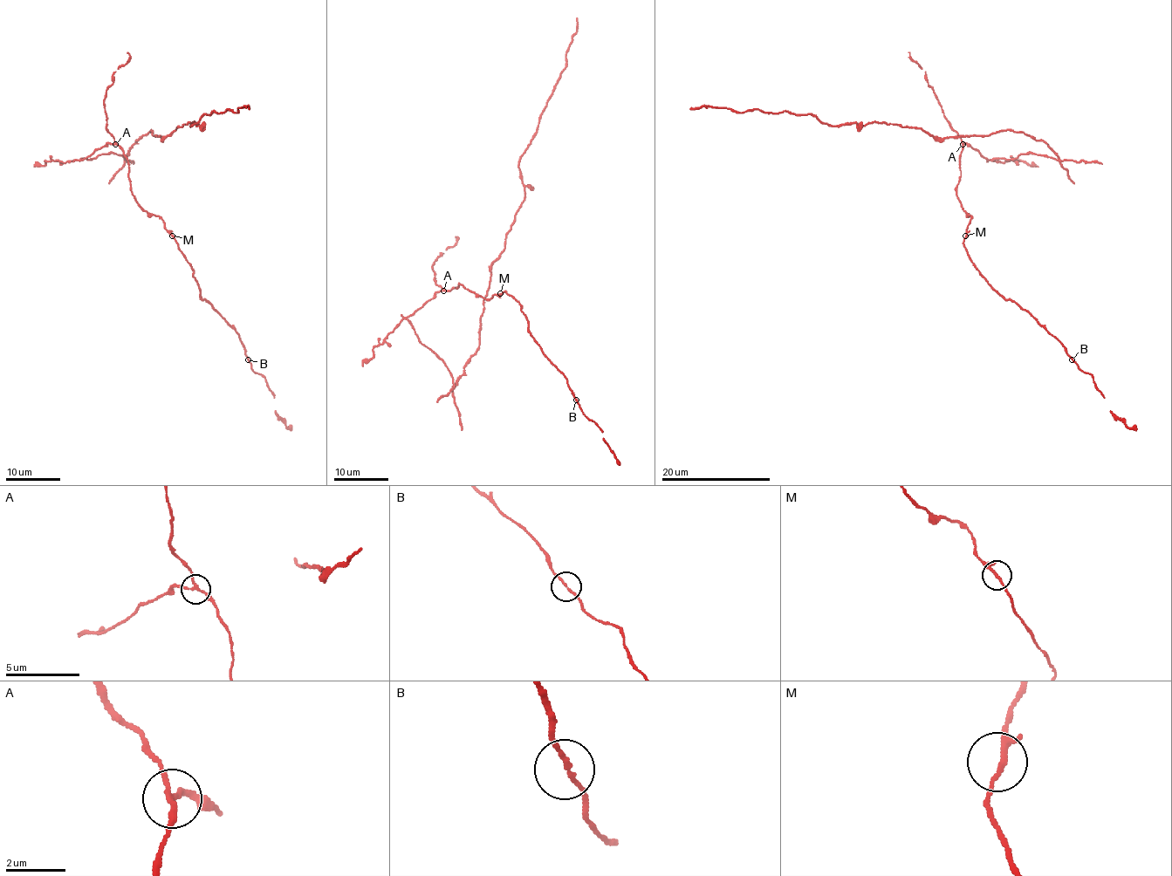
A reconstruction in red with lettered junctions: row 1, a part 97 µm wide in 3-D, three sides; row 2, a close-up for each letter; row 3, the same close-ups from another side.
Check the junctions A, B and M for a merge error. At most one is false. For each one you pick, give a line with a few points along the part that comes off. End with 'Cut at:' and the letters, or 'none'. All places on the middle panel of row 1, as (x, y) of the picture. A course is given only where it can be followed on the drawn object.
A: Course of the part to remove: (443, 290), (407, 321), (453, 386), (476, 352), (491, 264), (524, 201), (518, 161), (565, 65), (577, 18)
Cut at: A

